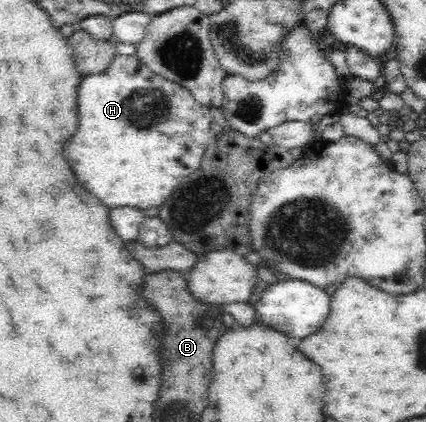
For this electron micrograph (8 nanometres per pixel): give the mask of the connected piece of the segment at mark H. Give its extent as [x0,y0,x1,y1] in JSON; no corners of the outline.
[65,55,213,210]

